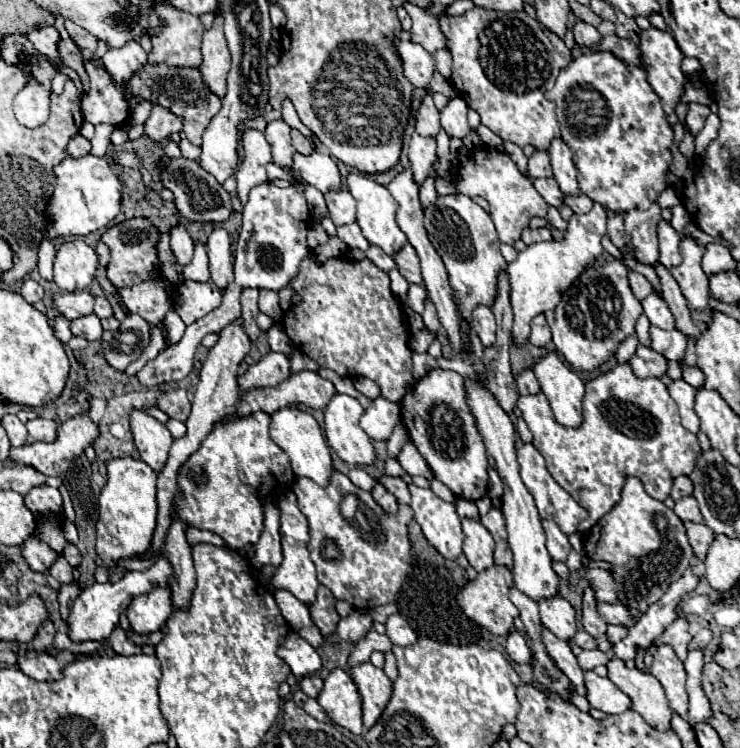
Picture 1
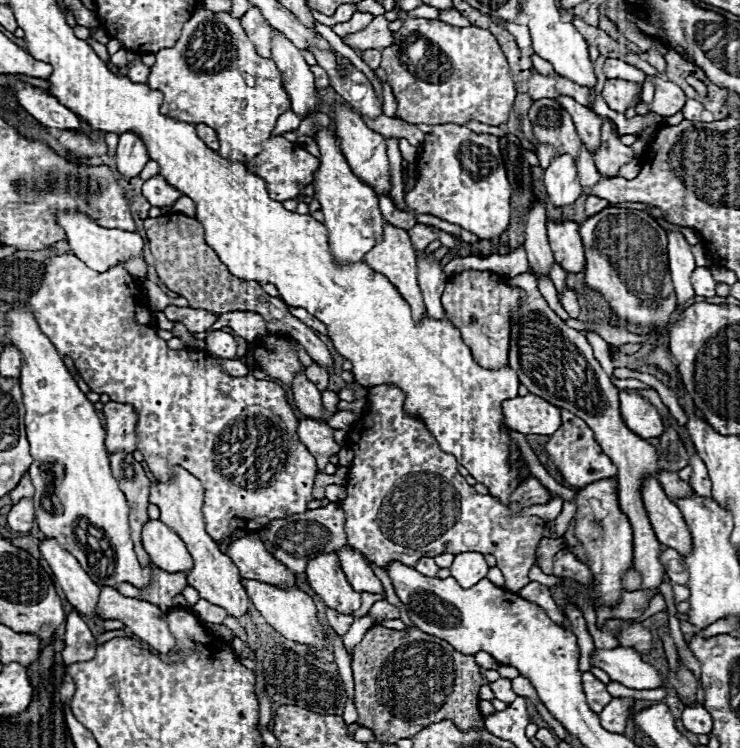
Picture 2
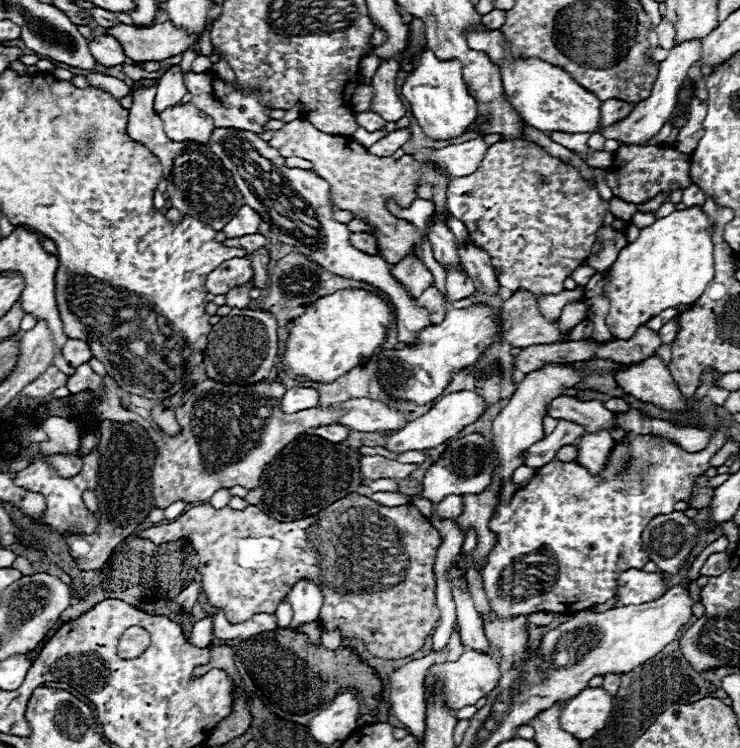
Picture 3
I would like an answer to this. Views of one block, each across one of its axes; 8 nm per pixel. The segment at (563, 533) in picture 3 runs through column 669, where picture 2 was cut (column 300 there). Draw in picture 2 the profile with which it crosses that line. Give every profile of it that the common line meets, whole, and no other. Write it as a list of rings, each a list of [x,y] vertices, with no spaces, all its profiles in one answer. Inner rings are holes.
[[[74,254],[54,256],[50,260],[50,264],[46,266],[46,274],[44,274],[44,280],[42,280],[38,292],[34,292],[28,298],[28,306],[34,312],[34,318],[36,318],[38,326],[42,328],[42,332],[46,332],[46,336],[50,336],[50,342],[58,348],[58,352],[62,356],[70,356],[74,360],[76,370],[80,372],[80,376],[86,380],[86,384],[94,392],[108,394],[110,400],[114,400],[114,402],[122,402],[122,404],[132,404],[134,406],[134,410],[138,412],[138,424],[136,424],[138,450],[144,454],[144,460],[146,460],[150,472],[156,478],[166,480],[166,478],[170,478],[170,464],[176,464],[176,466],[182,466],[184,470],[188,470],[192,476],[196,476],[202,482],[202,486],[204,486],[206,532],[216,542],[228,544],[230,542],[230,534],[234,534],[236,530],[260,530],[262,526],[270,524],[272,520],[286,518],[286,516],[292,516],[292,514],[308,510],[308,502],[314,500],[312,498],[312,486],[314,486],[314,478],[318,474],[318,468],[316,468],[314,456],[310,456],[310,452],[306,452],[306,446],[298,440],[298,434],[296,434],[298,418],[294,416],[294,410],[292,410],[292,406],[286,400],[286,392],[276,382],[256,380],[252,374],[234,380],[232,376],[226,376],[226,372],[222,372],[222,366],[220,366],[218,360],[206,356],[204,352],[190,354],[188,350],[170,350],[166,340],[156,336],[154,324],[150,324],[152,322],[152,312],[150,312],[150,306],[148,306],[142,290],[140,290],[140,284],[134,282],[134,278],[124,270],[124,266],[114,266],[108,272],[94,272],[86,264],[82,264],[82,260],[78,260]]]

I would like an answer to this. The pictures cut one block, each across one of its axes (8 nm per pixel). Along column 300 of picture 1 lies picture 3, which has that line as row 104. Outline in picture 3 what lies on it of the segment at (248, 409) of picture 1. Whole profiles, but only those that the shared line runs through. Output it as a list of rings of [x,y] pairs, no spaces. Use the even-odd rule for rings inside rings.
[[[396,60],[382,62],[376,76],[372,78],[374,88],[374,100],[372,100],[372,112],[384,116],[386,122],[396,122],[406,116],[406,106],[402,104],[398,92],[396,92],[396,74],[400,70],[400,64]]]

